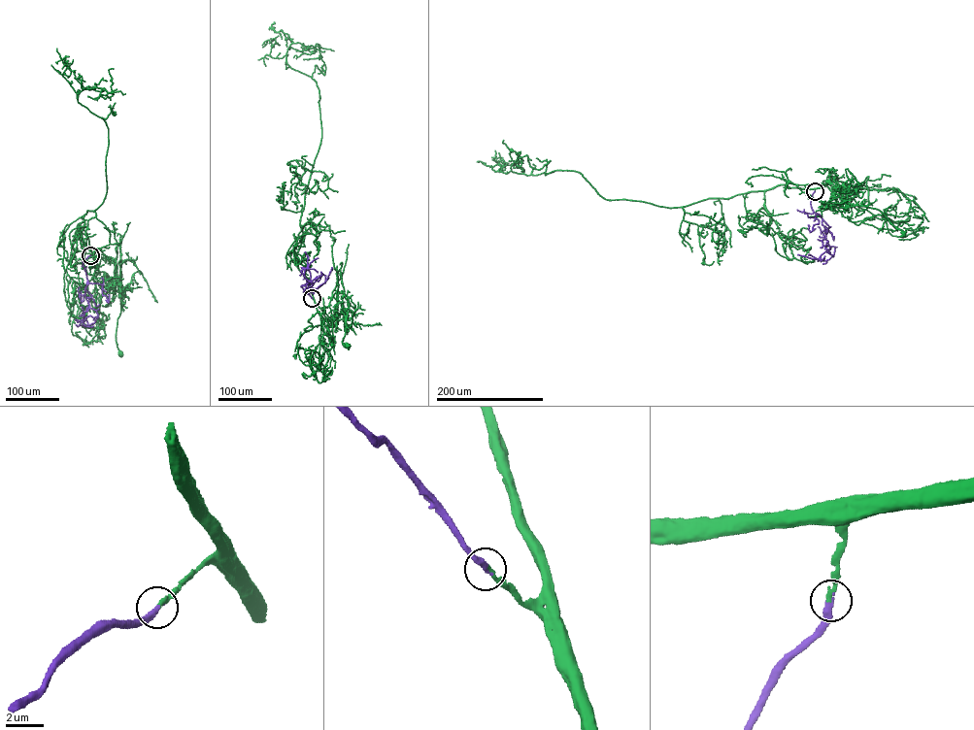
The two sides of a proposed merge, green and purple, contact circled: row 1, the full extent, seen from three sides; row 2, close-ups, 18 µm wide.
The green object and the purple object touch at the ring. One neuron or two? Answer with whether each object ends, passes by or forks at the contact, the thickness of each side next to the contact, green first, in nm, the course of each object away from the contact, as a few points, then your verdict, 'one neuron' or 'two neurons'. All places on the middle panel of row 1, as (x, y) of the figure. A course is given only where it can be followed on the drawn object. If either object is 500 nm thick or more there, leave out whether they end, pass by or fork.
green ends; purple ends; calibres 240 and 340 nm; course green (312, 298), (324, 318), (334, 319), (341, 312), (344, 314), (346, 330), (342, 344), (348, 346); course purple (312, 298), (305, 288), (310, 291), (308, 288), (322, 275), (306, 280), (305, 251); one neuron

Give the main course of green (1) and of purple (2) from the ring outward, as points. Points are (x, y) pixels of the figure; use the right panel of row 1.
1: (815, 191), (826, 185), (836, 175), (834, 182), (842, 198), (855, 205), (879, 210), (903, 233)
2: (815, 191), (811, 206), (822, 218), (825, 233), (822, 245), (833, 256), (821, 260), (797, 254)

